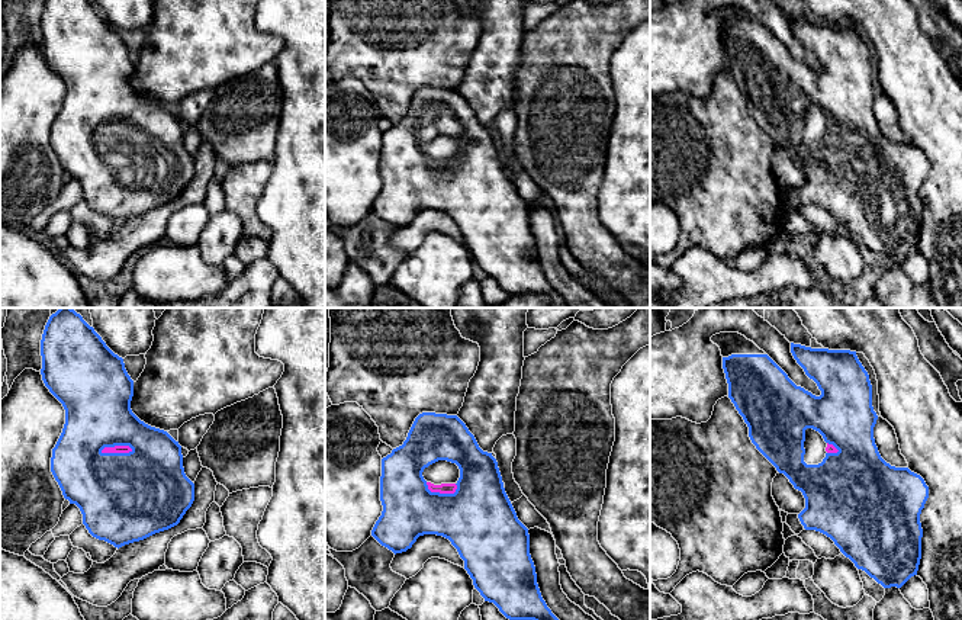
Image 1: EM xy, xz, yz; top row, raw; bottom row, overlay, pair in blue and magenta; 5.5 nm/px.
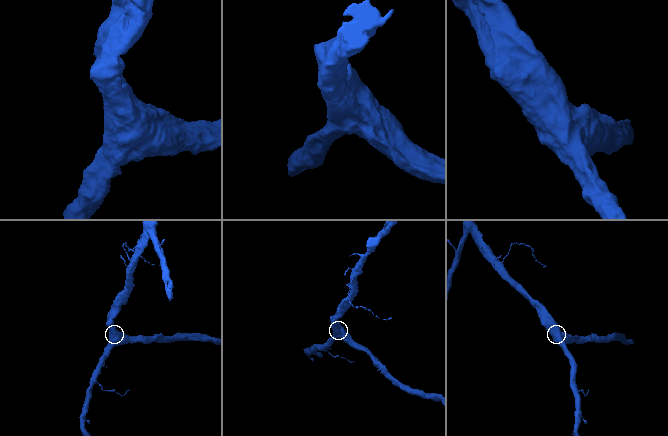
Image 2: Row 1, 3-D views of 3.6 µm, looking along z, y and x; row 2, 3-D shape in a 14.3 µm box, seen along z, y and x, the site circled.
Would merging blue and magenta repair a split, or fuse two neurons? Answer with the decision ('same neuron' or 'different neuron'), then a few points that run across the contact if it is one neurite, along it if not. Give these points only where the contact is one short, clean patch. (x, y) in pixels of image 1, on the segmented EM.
same neuron; line xy (124, 497), (116, 453), (118, 449)

